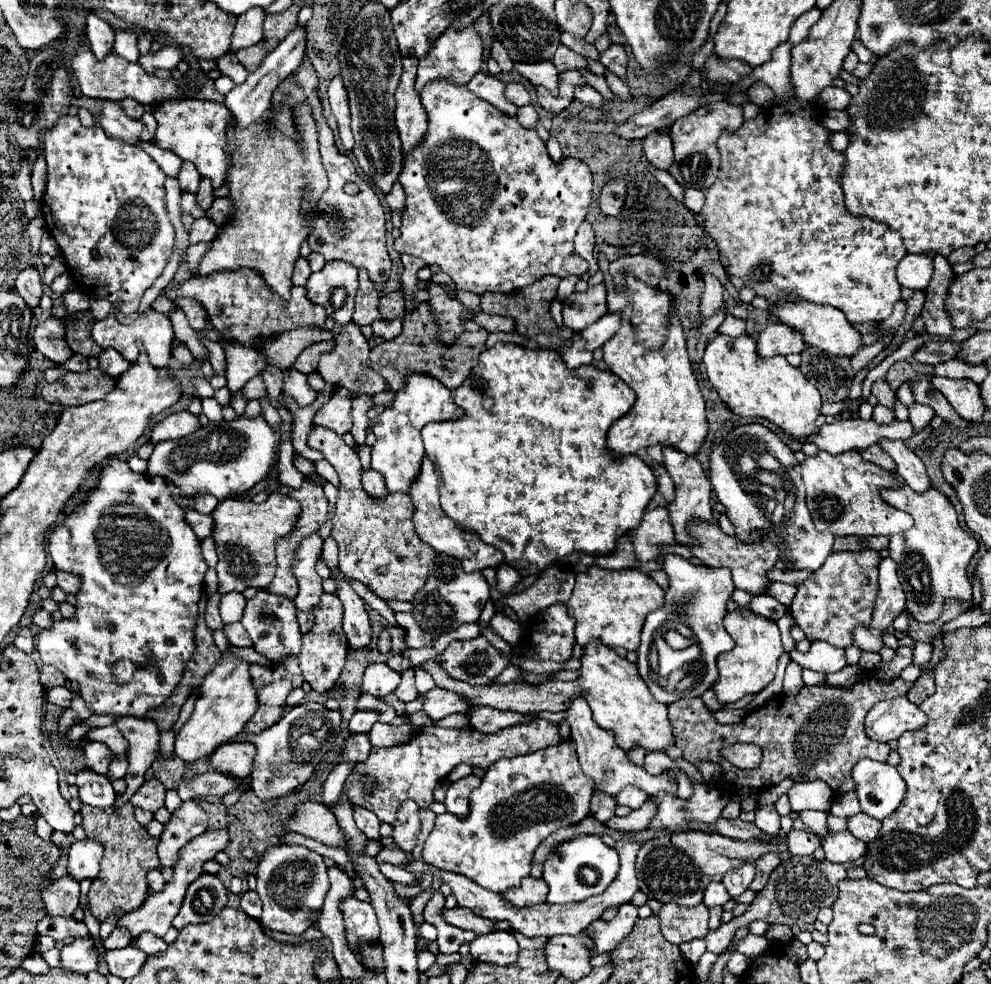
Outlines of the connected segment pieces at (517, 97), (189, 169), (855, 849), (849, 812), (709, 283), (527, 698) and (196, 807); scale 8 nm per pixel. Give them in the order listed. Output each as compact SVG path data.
M510 82L510 84L506 84L506 88L504 88L504 96L506 96L514 106L526 106L526 104L532 102L530 92L528 92L522 84L518 84L518 82Z
M184 162L180 168L180 174L178 174L178 182L180 182L182 192L196 192L196 188L200 184L200 174L196 172L196 166Z
M838 832L826 836L822 848L826 852L826 860L836 864L852 864L866 852L866 844L856 836L852 836L850 832Z
M846 792L846 794L840 794L840 796L834 798L830 812L834 816L840 816L840 818L850 818L850 816L856 816L858 812L862 812L862 810L860 810L860 804L856 800L856 794Z
M708 274L708 276L704 276L704 282L706 282L706 290L704 290L702 304L700 304L700 318L702 320L706 320L710 314L714 314L716 310L720 310L724 306L724 302L722 302L724 288L718 282L718 278Z
M426 662L424 664L426 672L432 674L432 678L436 680L436 684L440 688L446 688L446 690L452 690L460 696L468 696L468 700L472 700L472 704L478 704L478 706L492 706L492 708L498 708L498 710L514 710L514 712L542 712L542 710L548 710L548 712L564 712L564 704L568 704L568 700L572 700L572 696L582 696L582 688L578 682L548 682L548 684L540 684L540 686L530 686L530 684L504 684L504 686L470 686L466 682L460 682L460 680L452 680L442 668L438 662Z
M196 800L182 802L182 806L172 814L170 822L164 826L158 846L160 868L174 868L180 848L184 848L192 838L208 828L208 816Z

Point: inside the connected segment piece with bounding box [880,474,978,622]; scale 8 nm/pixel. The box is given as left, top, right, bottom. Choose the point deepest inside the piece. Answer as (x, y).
(932, 560)

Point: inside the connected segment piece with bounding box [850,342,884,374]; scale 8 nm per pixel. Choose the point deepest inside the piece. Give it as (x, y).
(861, 359)

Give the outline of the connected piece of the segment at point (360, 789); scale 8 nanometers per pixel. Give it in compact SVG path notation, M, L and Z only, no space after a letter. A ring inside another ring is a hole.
M534 720L518 726L504 728L496 734L480 734L474 728L468 730L446 730L446 728L420 728L414 732L410 742L390 746L390 748L372 748L366 762L356 764L352 774L348 776L348 798L378 816L380 822L392 824L396 820L396 812L404 800L414 800L420 808L428 808L434 802L432 790L434 786L444 780L458 764L466 762L470 766L488 768L500 758L514 758L524 756L528 752L536 752L540 748L552 746L562 742L558 724L548 720ZM362 776L368 776L376 788L366 790Z

